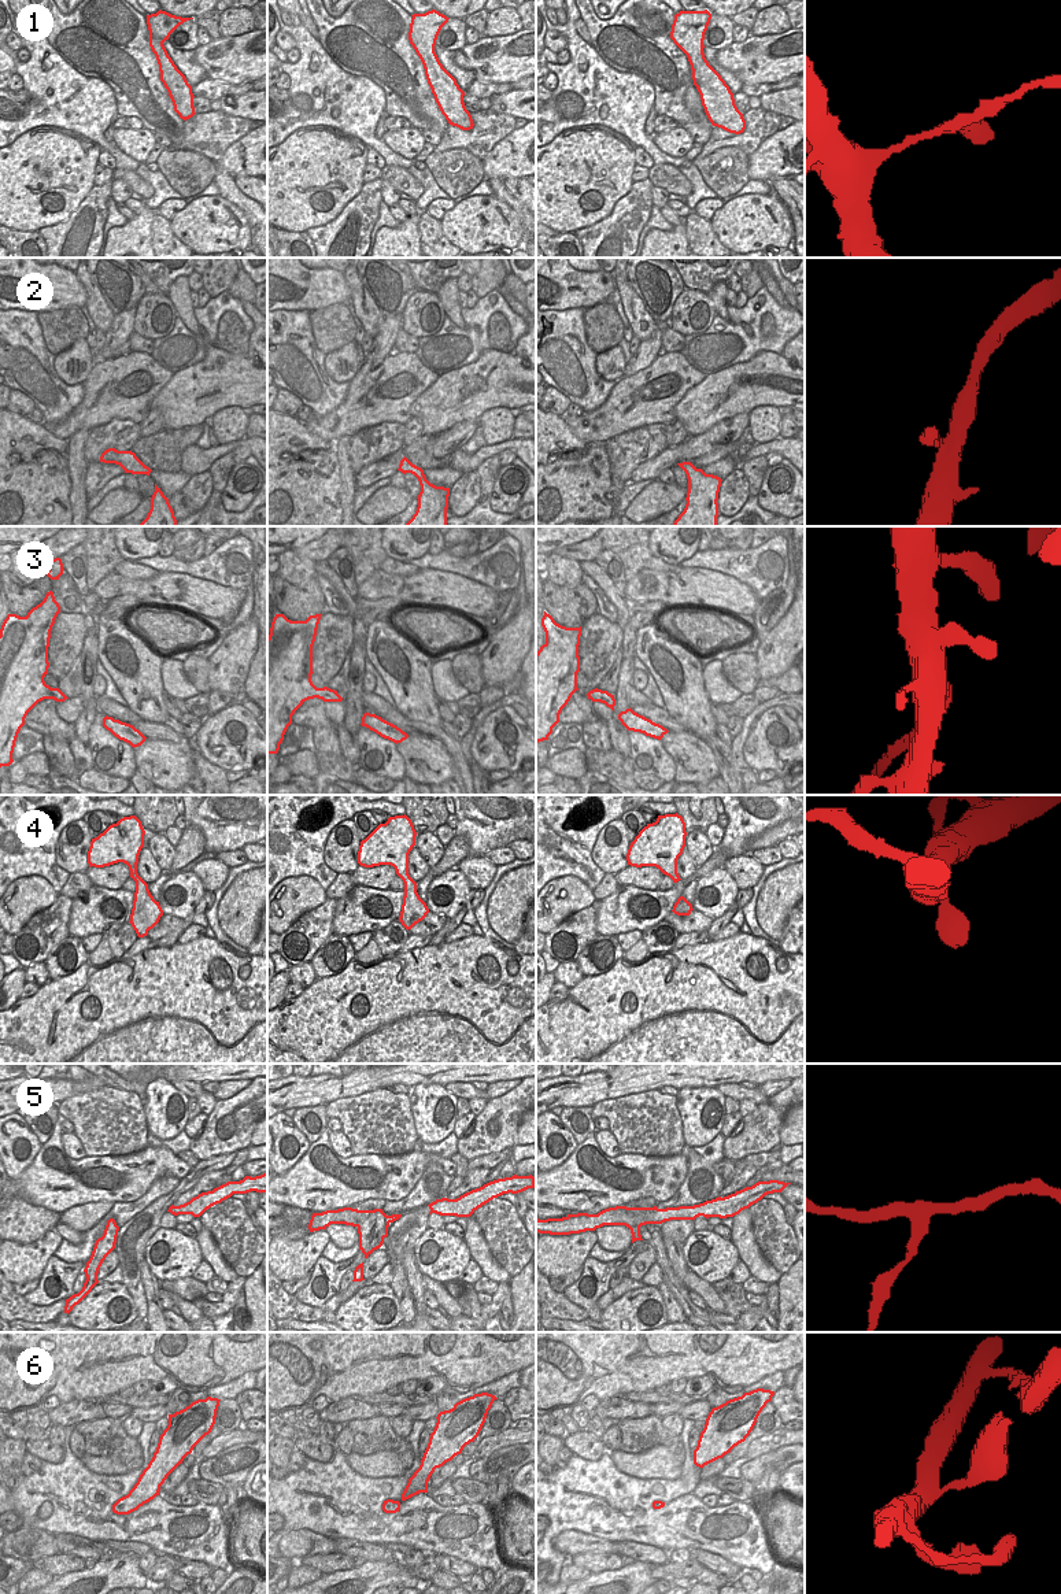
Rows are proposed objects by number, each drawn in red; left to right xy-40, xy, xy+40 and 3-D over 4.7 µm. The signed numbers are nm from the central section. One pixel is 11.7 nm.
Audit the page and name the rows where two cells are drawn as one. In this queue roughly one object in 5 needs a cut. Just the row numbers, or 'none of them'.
3, 5

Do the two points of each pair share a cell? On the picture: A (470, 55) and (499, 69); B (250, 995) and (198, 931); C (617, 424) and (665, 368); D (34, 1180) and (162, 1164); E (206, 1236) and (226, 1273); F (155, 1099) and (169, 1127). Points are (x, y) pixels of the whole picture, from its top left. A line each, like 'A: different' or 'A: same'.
A: same
B: different
C: same
D: same
E: same
F: same

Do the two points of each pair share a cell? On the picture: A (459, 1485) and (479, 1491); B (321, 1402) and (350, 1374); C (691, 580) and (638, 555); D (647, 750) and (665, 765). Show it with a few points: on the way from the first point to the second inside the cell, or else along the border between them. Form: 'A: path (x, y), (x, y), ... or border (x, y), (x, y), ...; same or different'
A: path (464, 1487), (474, 1491); same
B: border (331, 1401), (324, 1395), (318, 1395), (310, 1405); different
C: border (643, 568), (627, 583); different
D: path (651, 754), (661, 764); same

